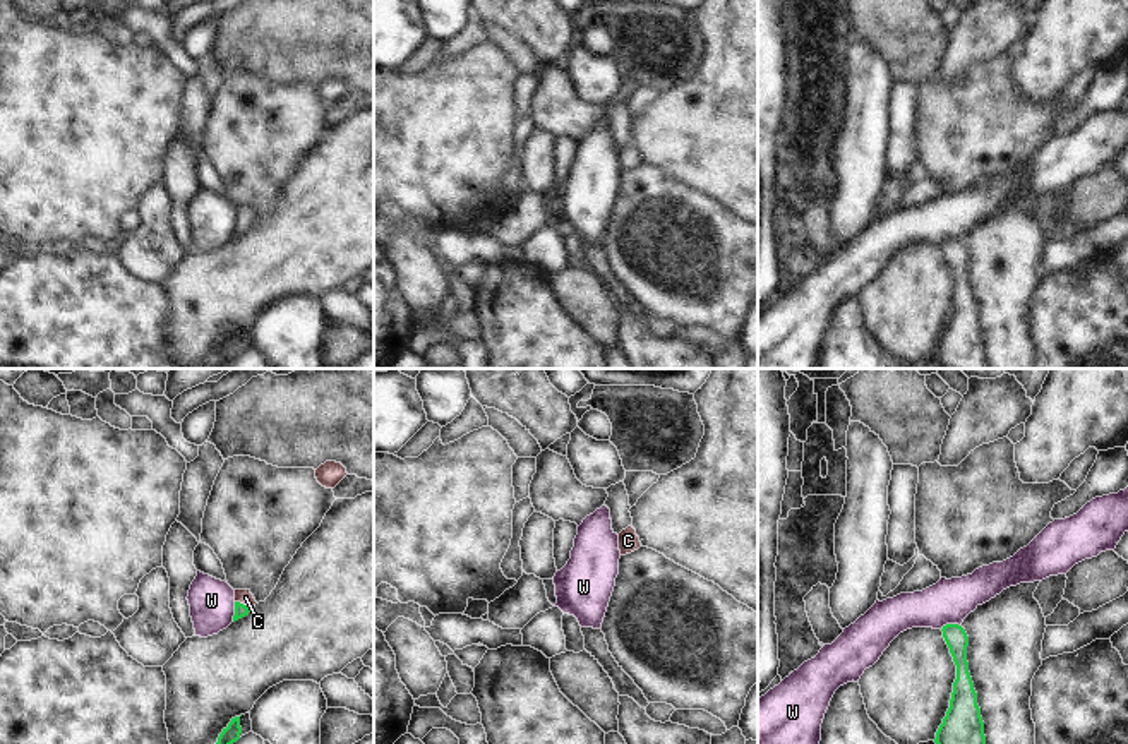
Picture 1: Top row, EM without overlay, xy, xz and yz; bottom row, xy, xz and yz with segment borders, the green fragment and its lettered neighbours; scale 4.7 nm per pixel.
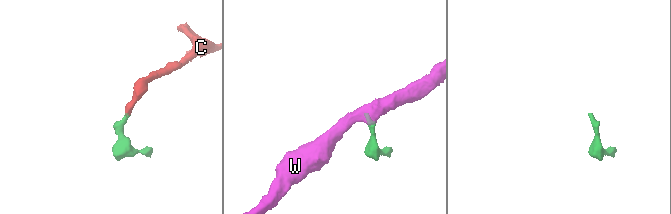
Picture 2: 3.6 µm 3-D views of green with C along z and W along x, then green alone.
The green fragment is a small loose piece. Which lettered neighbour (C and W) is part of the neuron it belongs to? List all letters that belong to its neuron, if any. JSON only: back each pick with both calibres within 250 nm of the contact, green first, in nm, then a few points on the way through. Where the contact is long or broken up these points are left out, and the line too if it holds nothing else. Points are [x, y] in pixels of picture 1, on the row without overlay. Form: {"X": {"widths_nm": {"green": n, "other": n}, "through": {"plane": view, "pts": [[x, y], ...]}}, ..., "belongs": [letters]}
{"C": {"widths_nm": {"green": 60, "other": 70}, "through": {"plane": "xy", "pts": [[240, 227], [242, 220], [246, 213]]}}, "belongs": ["C"]}

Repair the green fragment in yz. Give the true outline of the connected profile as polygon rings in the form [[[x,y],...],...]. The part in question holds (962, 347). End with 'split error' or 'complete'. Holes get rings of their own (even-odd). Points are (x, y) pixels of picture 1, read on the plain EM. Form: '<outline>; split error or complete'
[[[946,240],[941,247],[957,281],[957,295],[934,358],[951,369],[986,369],[984,338],[967,278],[969,252],[958,240]]]; complete

